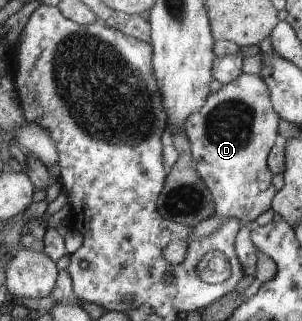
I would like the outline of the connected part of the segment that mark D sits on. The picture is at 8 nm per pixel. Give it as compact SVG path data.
M241 74L235 81L223 85L216 92L211 92L207 103L196 114L188 119L184 129L188 133L196 168L207 187L214 193L216 199L216 214L209 220L203 220L193 228L190 239L206 238L214 234L224 223L231 218L240 219L244 224L255 222L255 219L272 209L276 197L273 187L273 175L268 164L273 147L279 137L280 112L272 102L272 91L265 78L257 74Z

